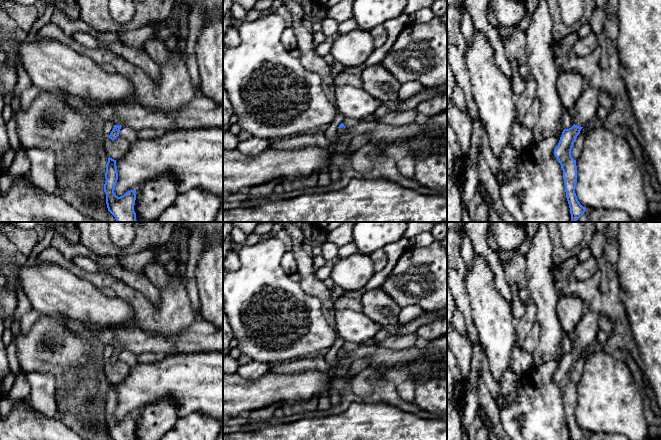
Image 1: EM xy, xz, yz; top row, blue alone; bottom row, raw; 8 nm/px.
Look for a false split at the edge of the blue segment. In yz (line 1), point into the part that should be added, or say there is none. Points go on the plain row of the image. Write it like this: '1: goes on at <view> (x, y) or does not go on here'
1: goes on at yz (585, 333)

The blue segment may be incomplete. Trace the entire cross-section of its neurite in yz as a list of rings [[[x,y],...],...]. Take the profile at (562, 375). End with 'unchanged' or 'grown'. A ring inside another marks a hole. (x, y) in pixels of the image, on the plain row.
[[[593,311],[584,312],[574,330],[574,349],[564,353],[554,379],[563,394],[566,422],[571,440],[582,440],[586,434],[577,423],[575,411],[577,407],[576,384],[571,380],[573,368],[581,353],[594,345],[599,332],[600,315]]] | grown

